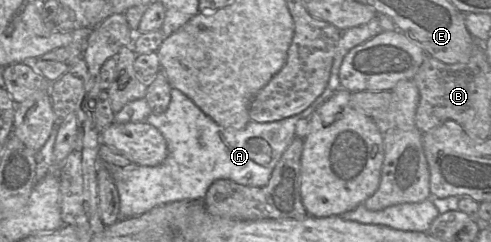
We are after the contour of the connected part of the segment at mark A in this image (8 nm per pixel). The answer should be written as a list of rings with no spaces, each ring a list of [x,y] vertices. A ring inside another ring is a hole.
[[[375,17],[366,24],[342,31],[331,75],[323,94],[303,112],[278,121],[256,122],[250,120],[239,130],[224,128],[207,116],[180,90],[171,89],[167,109],[159,114],[151,113],[144,122],[157,128],[167,143],[166,159],[157,166],[132,163],[126,167],[110,166],[112,178],[119,193],[118,219],[139,216],[152,208],[175,201],[202,201],[209,186],[218,179],[229,179],[252,187],[265,186],[282,154],[292,143],[299,120],[310,117],[334,92],[341,88],[339,69],[344,56],[354,47],[382,32]]]

